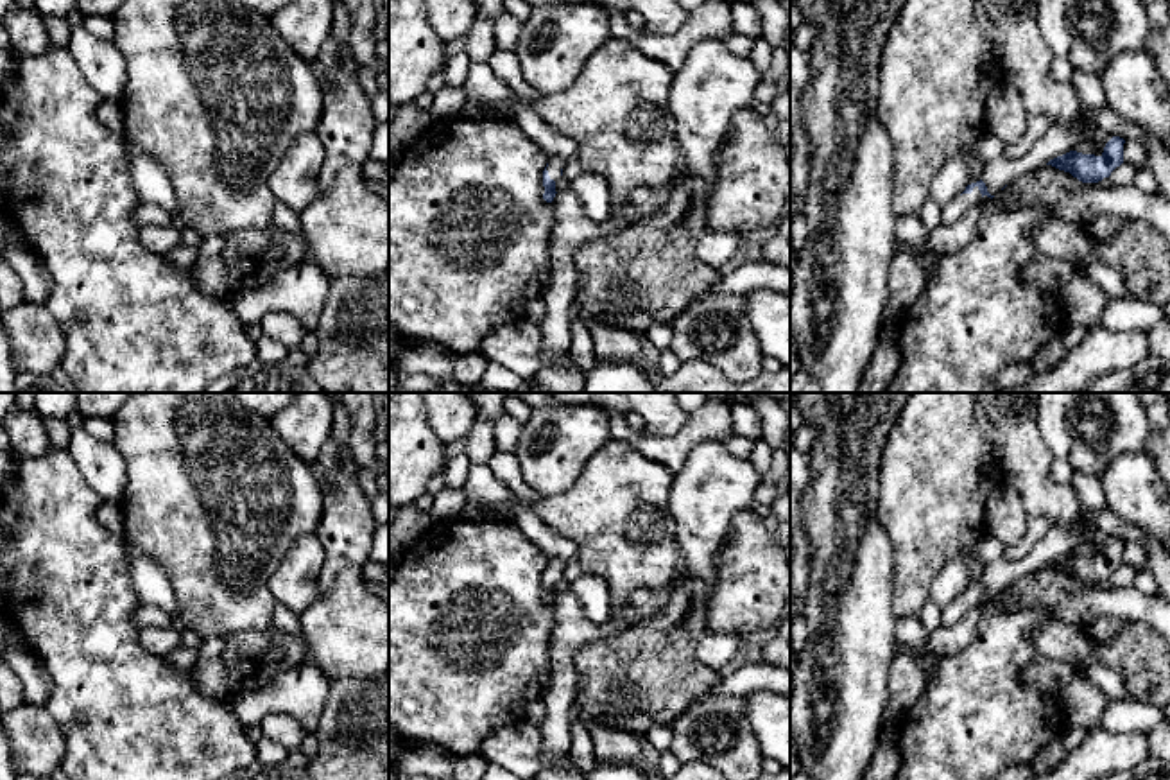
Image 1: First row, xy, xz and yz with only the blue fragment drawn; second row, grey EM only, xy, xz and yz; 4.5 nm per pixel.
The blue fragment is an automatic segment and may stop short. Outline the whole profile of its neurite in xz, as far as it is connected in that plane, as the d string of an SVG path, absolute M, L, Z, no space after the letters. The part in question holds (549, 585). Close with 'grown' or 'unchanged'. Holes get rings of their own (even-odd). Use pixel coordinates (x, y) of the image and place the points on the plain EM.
M552 558L543 572L543 588L545 588L545 595L543 601L546 604L552 604L555 599L555 585L559 583L559 579L563 577L563 567L564 561Z; grown

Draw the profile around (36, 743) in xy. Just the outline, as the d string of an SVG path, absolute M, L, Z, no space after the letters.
M22 703L2 714L2 726L16 773L52 776L61 767L65 757L63 733L43 706Z

